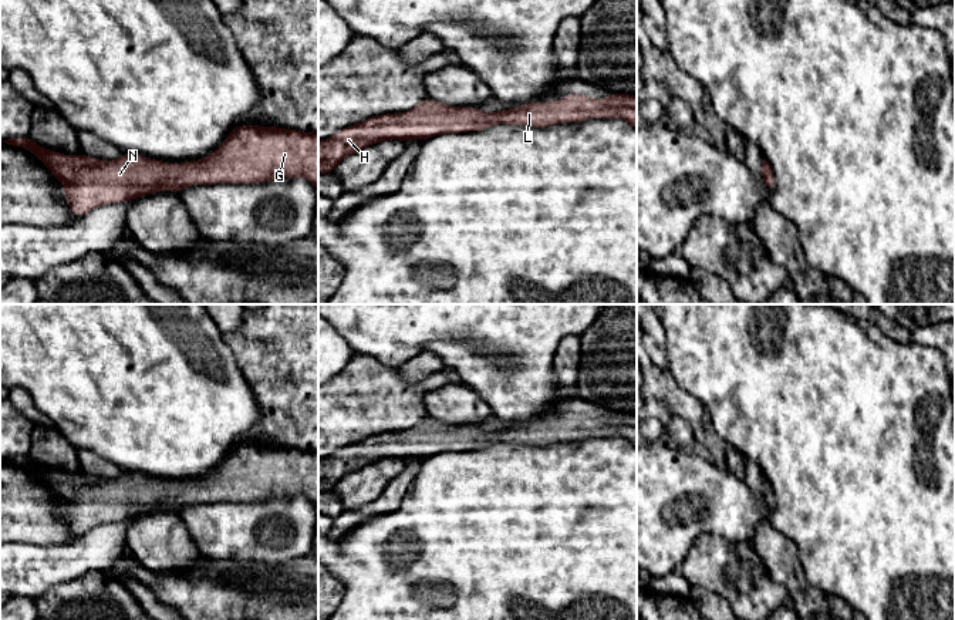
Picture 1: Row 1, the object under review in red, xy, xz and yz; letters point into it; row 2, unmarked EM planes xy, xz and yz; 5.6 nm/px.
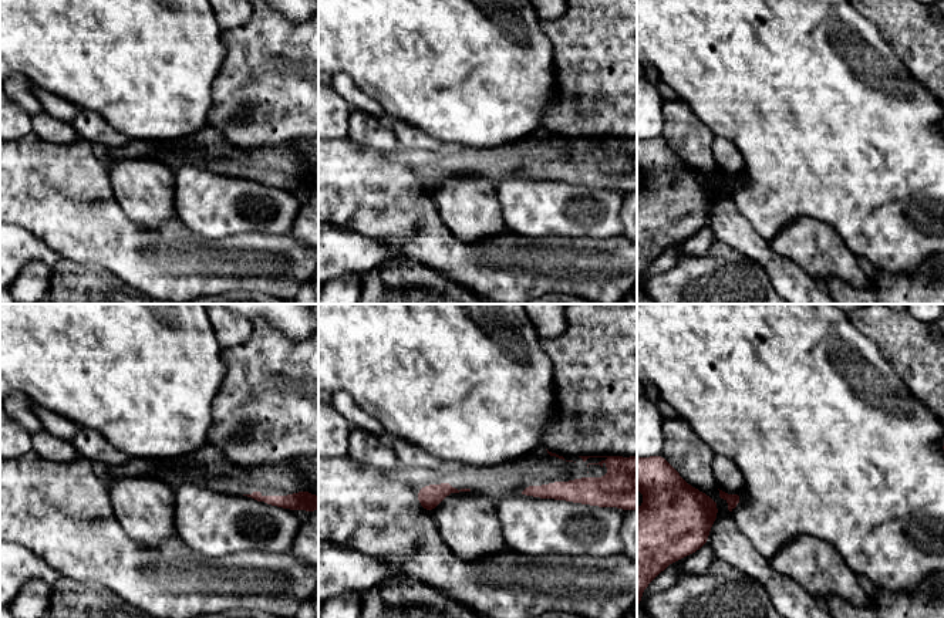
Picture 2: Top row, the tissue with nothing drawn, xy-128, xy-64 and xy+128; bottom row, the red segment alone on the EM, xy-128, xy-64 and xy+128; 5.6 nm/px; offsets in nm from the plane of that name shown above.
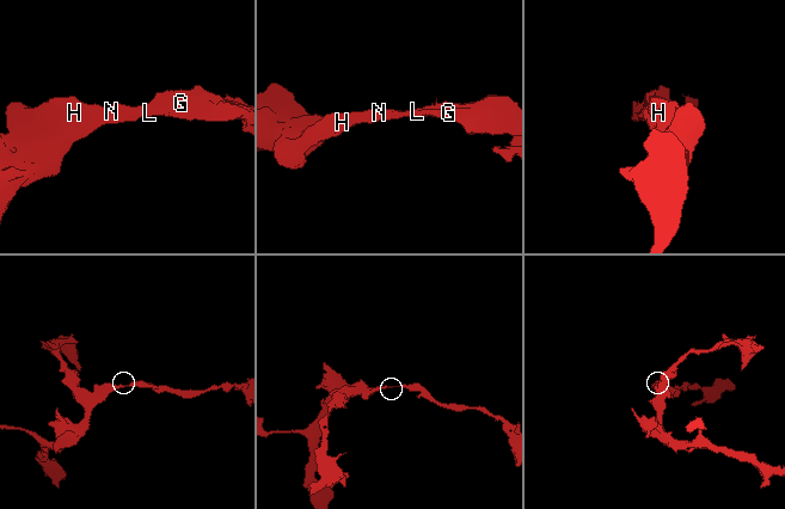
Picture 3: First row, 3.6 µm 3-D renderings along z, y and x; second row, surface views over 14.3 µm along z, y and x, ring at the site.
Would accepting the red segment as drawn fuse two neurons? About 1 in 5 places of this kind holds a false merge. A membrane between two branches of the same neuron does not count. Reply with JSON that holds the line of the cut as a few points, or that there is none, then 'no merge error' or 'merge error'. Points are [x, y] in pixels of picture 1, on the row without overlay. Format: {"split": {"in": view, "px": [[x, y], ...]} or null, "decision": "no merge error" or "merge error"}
{"split": null, "decision": "no merge error"}

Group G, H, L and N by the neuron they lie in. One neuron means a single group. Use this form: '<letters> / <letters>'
G H L N

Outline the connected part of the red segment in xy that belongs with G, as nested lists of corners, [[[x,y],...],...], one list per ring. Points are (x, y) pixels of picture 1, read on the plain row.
[[[239,444],[209,475],[180,482],[166,482],[142,474],[122,472],[115,479],[88,474],[63,474],[37,464],[28,454],[3,459],[28,468],[65,505],[70,529],[81,536],[101,523],[129,520],[159,509],[179,512],[188,503],[263,502],[273,496],[304,495],[318,506],[318,452],[261,444]]]

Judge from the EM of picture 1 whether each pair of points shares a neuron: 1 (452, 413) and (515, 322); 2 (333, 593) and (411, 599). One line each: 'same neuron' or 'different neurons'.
1: different neurons
2: different neurons

